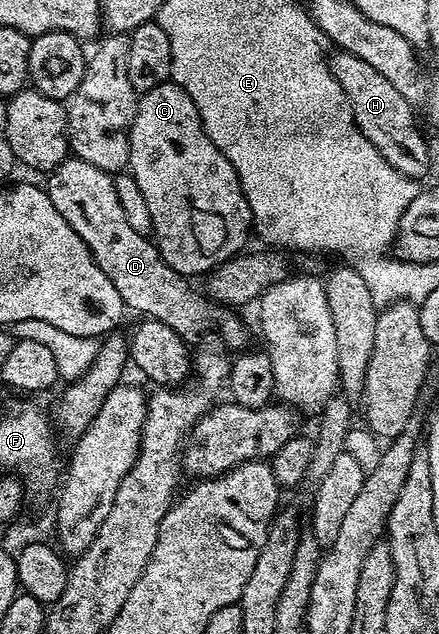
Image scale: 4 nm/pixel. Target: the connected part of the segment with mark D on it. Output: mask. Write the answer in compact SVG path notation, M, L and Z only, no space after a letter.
M69 157L57 165L46 179L45 190L49 201L53 201L57 213L73 225L73 233L85 241L97 265L105 269L109 281L113 281L117 293L121 293L124 308L131 310L132 307L140 311L140 316L169 325L169 329L176 331L188 345L194 344L195 335L212 327L219 334L224 348L243 349L248 346L247 327L239 313L202 294L199 296L187 284L190 283L188 276L169 267L154 242L129 226L121 209L121 201L117 198L112 172L97 169L97 165L89 165L89 161Z

